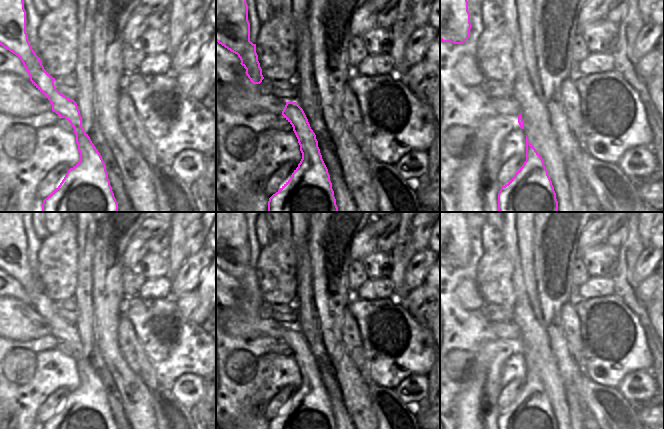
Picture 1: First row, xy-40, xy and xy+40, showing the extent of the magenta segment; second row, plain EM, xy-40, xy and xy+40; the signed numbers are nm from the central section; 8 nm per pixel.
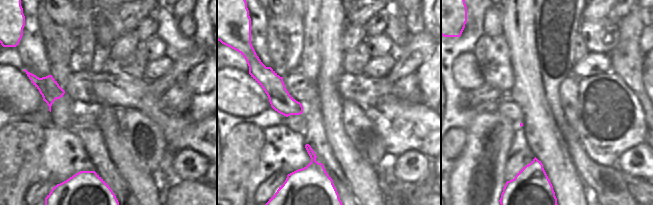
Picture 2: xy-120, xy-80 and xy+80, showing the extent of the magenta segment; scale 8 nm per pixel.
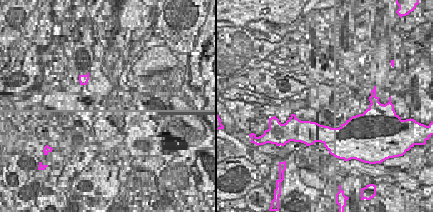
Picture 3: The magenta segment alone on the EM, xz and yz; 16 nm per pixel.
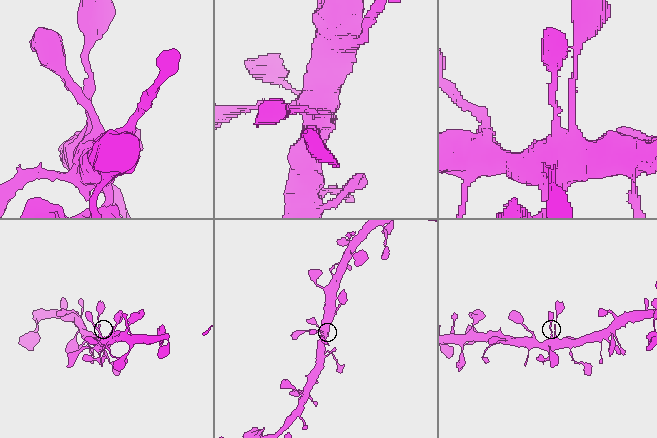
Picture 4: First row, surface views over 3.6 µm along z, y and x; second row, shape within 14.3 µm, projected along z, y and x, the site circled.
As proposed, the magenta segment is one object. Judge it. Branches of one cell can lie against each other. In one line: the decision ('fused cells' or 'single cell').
single cell

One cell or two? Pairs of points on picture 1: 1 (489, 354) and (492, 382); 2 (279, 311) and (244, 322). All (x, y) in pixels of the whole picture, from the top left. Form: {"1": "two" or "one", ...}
{"1": "one", "2": "two"}

